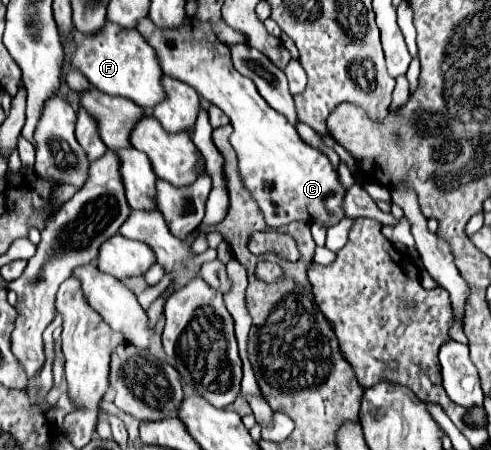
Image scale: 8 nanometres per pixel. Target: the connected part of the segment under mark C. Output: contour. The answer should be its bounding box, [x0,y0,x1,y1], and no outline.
[136,17,346,229]

